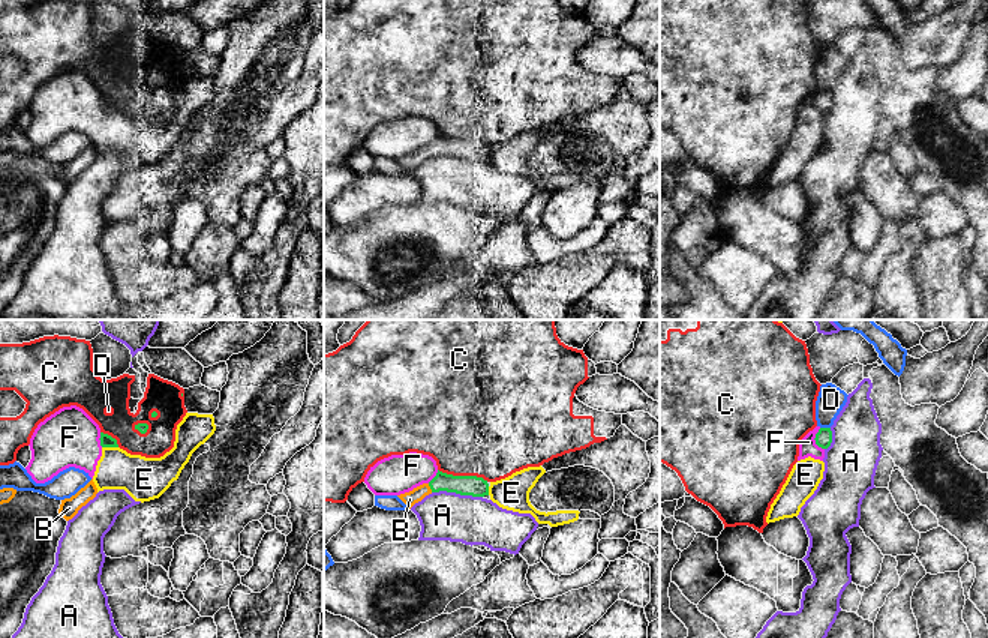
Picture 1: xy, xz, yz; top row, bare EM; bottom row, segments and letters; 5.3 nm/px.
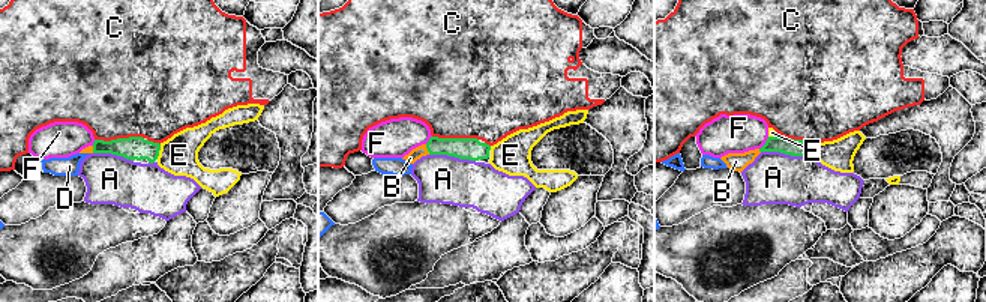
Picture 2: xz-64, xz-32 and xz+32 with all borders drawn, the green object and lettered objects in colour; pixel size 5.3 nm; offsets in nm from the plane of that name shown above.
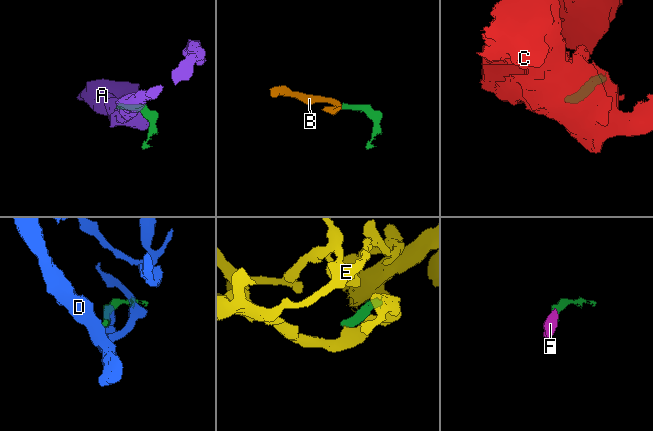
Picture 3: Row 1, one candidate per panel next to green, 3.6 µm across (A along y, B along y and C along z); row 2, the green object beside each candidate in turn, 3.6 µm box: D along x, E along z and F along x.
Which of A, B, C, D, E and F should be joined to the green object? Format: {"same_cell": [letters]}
{"same_cell": ["B"]}

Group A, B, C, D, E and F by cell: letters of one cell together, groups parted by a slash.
A / B / C / D / E F

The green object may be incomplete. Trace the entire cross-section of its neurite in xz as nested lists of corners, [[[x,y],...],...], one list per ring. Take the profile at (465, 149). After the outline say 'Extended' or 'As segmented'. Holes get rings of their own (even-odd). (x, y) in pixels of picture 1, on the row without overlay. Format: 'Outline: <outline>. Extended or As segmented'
Outline: [[[438,134],[429,146],[414,152],[409,156],[397,159],[409,173],[432,156],[456,156],[460,159],[484,161],[489,159],[489,147],[477,140],[453,140]]]. Extended

